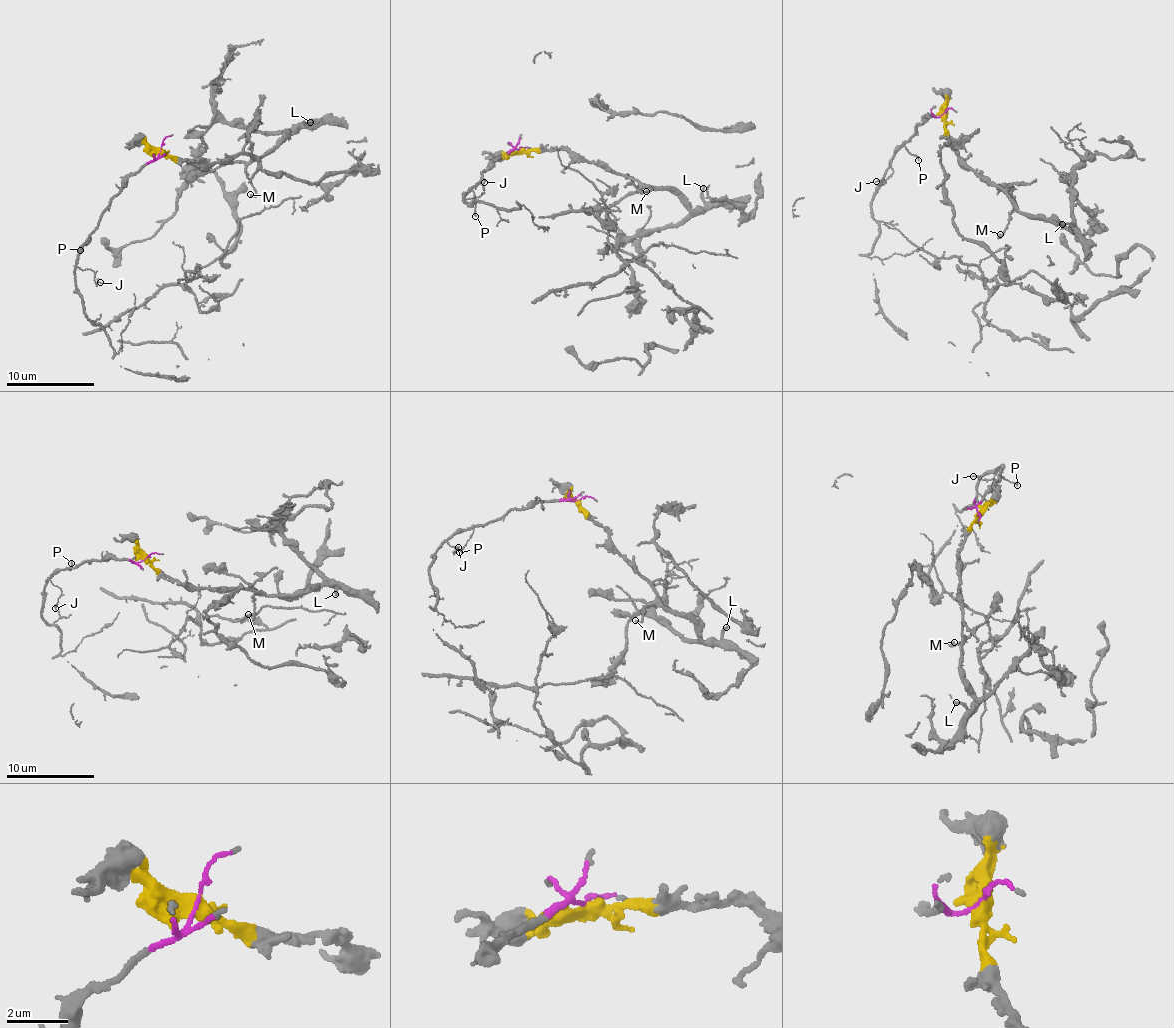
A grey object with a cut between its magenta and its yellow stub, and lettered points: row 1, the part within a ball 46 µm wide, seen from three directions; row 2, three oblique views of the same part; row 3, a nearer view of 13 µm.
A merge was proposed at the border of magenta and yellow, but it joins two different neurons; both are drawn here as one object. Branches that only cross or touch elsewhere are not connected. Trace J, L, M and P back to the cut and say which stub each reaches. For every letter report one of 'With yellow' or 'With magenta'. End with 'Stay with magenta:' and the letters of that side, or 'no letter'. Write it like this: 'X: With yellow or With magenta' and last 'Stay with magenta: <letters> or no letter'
J: With magenta
L: With yellow
M: With yellow
P: With magenta
Stay with magenta: J, P

